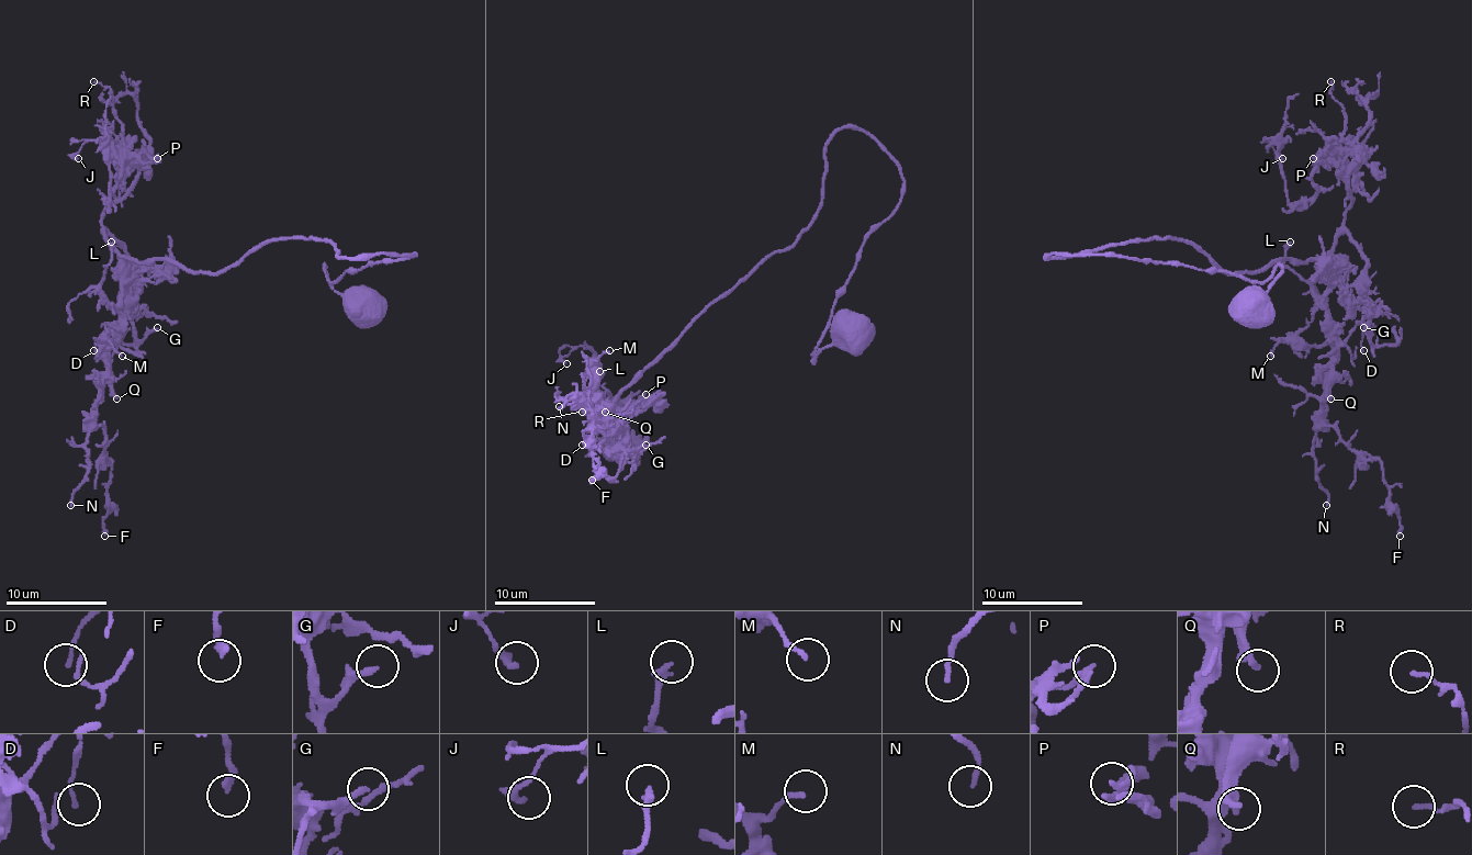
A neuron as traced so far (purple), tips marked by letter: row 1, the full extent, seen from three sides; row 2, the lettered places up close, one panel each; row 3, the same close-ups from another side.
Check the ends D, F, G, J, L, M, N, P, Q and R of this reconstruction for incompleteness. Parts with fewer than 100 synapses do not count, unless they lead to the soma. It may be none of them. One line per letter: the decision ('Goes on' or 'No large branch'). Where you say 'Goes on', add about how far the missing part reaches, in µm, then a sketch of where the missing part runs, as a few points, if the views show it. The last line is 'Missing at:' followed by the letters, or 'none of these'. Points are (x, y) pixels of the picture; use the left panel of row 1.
D: No large branch
F: No large branch
G: No large branch
J: No large branch
L: No large branch
M: No large branch
N: No large branch
P: No large branch
Q: No large branch
R: No large branch
Missing at: none of these

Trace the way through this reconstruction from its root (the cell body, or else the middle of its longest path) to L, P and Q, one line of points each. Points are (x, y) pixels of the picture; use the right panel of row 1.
L: (1257, 310), (1267, 284), (1237, 274), (1046, 257), (1150, 239), (1226, 272), (1323, 257), (1321, 302), (1290, 242)
P: (1257, 310), (1267, 284), (1237, 274), (1046, 257), (1186, 239), (1226, 272), (1321, 259), (1351, 193), (1313, 158)
Q: (1257, 310), (1267, 284), (1237, 274), (1046, 257), (1150, 239), (1186, 239), (1226, 272), (1323, 257), (1330, 398)

